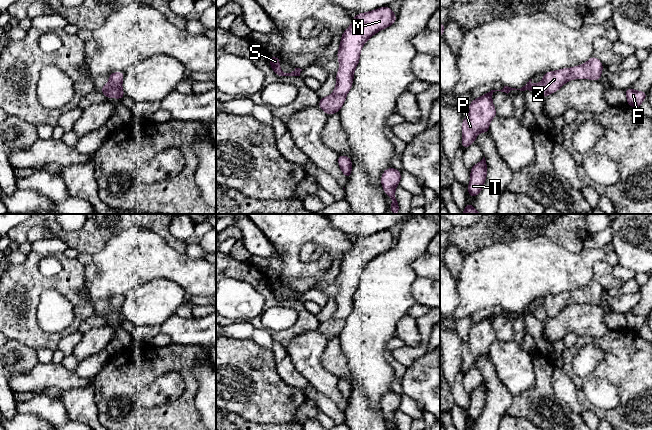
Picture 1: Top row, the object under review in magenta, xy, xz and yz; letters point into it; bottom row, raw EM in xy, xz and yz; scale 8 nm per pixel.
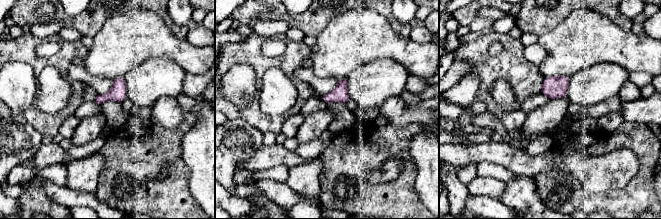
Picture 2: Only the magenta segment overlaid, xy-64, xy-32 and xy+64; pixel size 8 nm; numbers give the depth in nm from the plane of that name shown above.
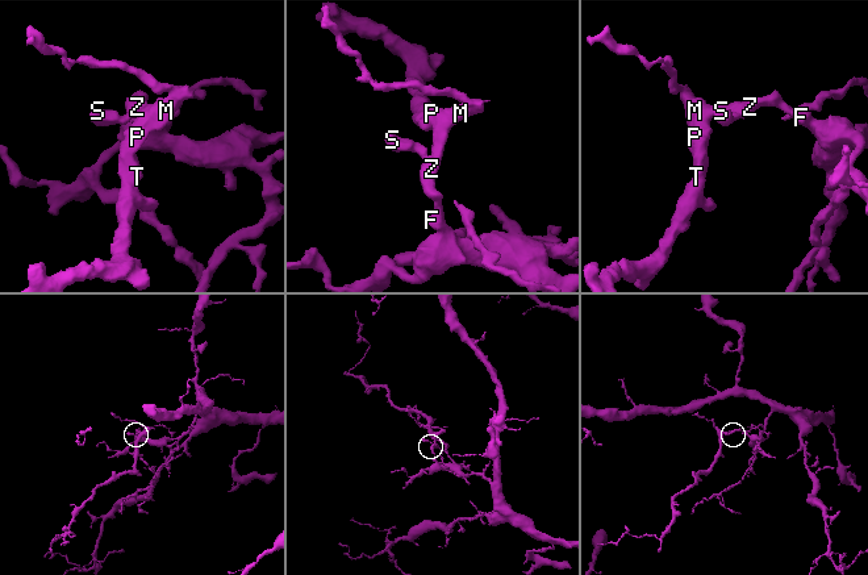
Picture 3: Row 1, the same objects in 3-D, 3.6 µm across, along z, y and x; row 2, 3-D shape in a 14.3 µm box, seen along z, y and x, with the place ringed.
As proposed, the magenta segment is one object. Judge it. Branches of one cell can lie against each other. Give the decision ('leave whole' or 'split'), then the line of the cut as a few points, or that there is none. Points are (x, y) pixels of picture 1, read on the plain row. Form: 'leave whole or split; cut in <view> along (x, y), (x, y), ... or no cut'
split; cut in xy along (121, 306), (103, 316)

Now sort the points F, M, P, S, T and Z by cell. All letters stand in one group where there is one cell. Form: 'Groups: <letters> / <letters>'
Groups: F Z / M P S T

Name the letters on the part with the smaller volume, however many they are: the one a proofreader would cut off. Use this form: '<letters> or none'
M, P, S, T

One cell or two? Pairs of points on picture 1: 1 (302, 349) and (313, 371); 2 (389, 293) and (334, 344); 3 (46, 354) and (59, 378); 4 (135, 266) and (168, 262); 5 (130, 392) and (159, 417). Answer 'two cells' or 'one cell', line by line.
1: one cell
2: two cells
3: two cells
4: one cell
5: one cell

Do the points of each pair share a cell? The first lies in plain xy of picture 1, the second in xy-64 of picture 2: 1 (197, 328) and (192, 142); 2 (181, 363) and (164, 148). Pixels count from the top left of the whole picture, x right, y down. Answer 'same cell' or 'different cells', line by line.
1: different cells
2: same cell

